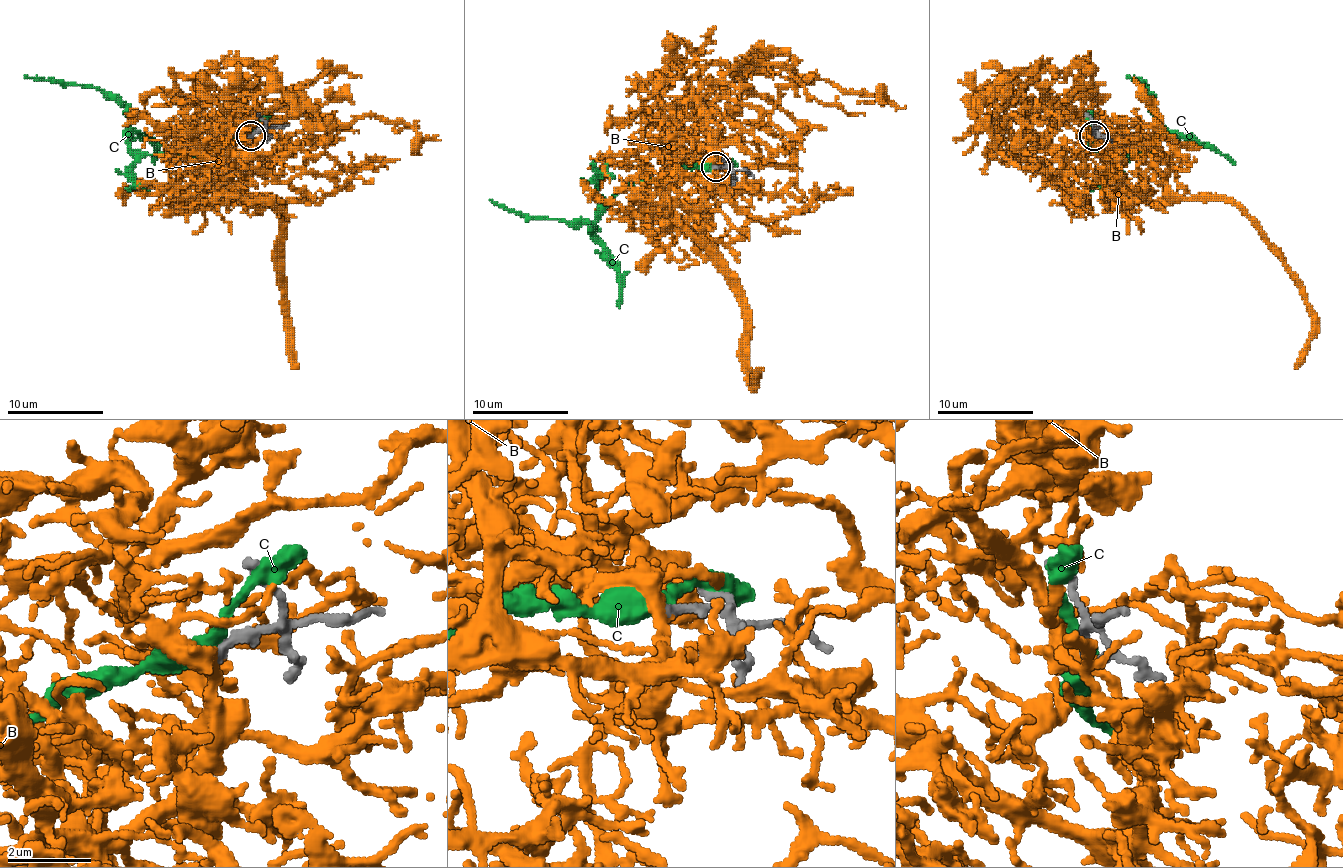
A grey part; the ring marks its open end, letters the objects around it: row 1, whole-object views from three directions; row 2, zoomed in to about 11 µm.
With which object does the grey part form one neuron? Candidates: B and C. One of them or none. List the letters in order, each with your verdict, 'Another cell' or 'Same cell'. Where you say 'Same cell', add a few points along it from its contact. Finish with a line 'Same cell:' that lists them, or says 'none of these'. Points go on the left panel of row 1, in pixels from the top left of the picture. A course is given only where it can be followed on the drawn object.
B: Same cell. Its course: (250, 135), (243, 183), (228, 195), (209, 200), (276, 200), (279, 286), (289, 318), (291, 361), (296, 368)
C: Another cell
Same cell: B

